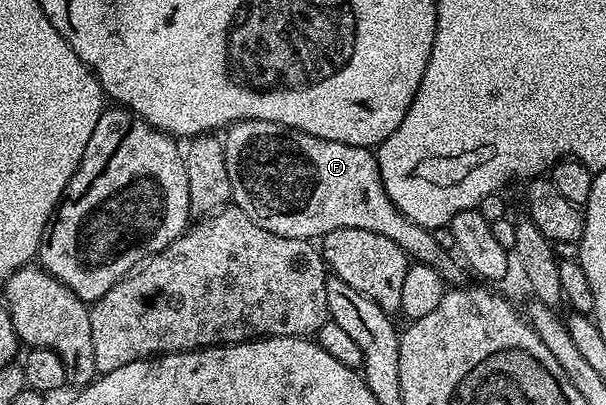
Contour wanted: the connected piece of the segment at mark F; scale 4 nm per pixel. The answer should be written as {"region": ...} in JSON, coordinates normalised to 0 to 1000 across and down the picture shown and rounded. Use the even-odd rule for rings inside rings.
{"region":[[[403,291],[378,304],[370,331],[370,353],[384,506],[394,509],[411,538],[429,553],[429,563],[455,583],[507,593],[536,583],[541,573],[554,573],[554,563],[601,563],[607,573],[640,583],[640,593],[653,600],[683,647],[711,657],[738,699],[761,699],[756,694],[762,686],[764,659],[743,640],[744,620],[719,602],[711,570],[673,543],[673,533],[662,528],[650,509],[650,496],[640,484],[630,452],[616,368],[561,356],[554,346],[535,346],[500,321],[483,321],[479,311],[434,291]]]}

